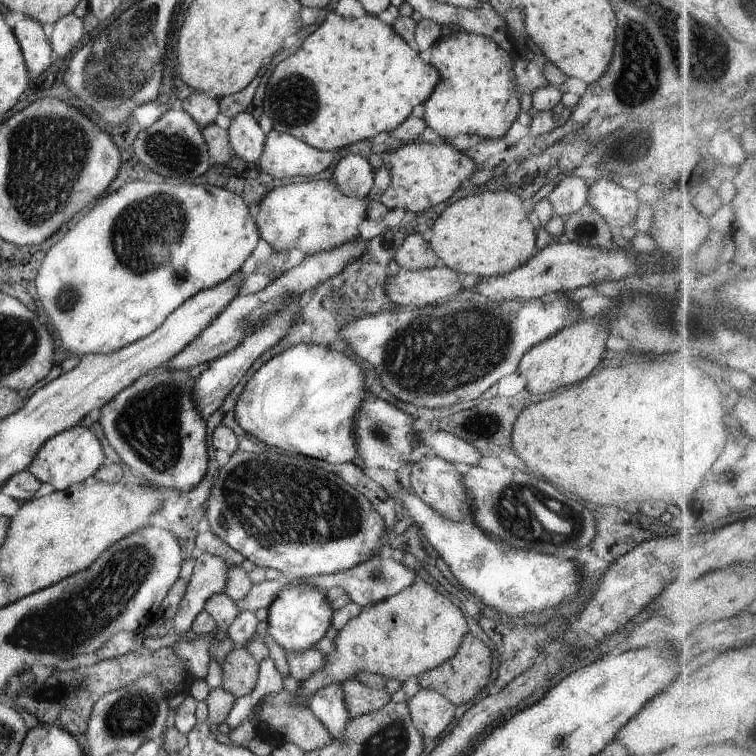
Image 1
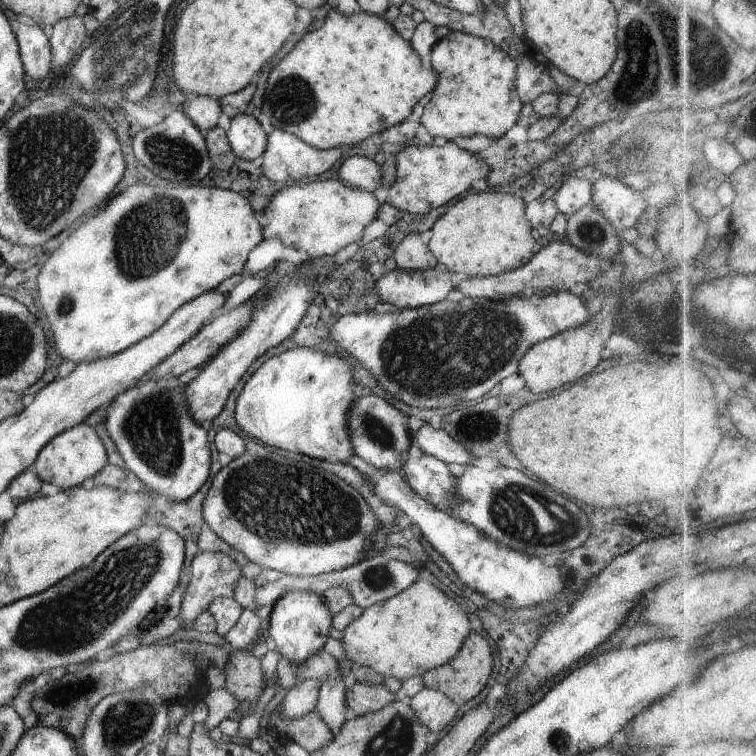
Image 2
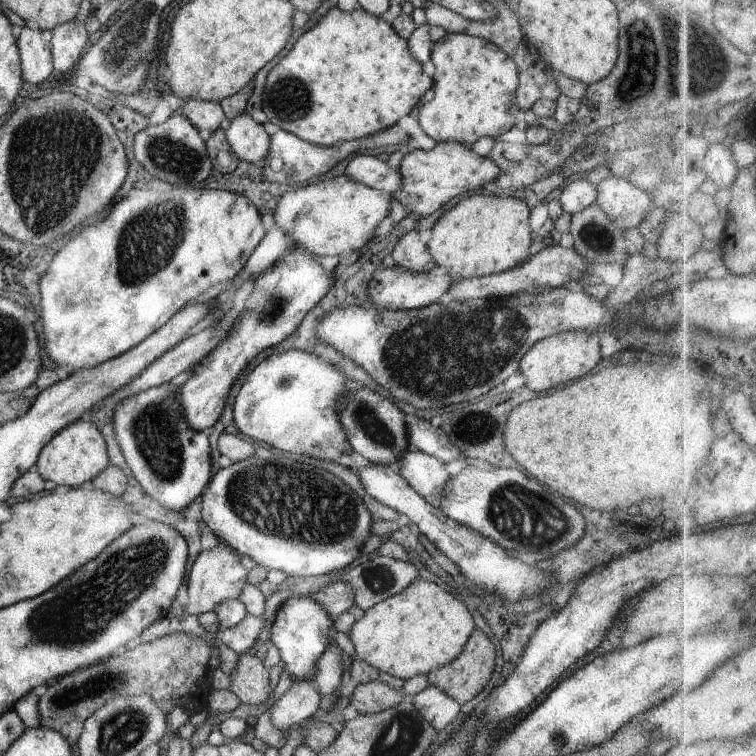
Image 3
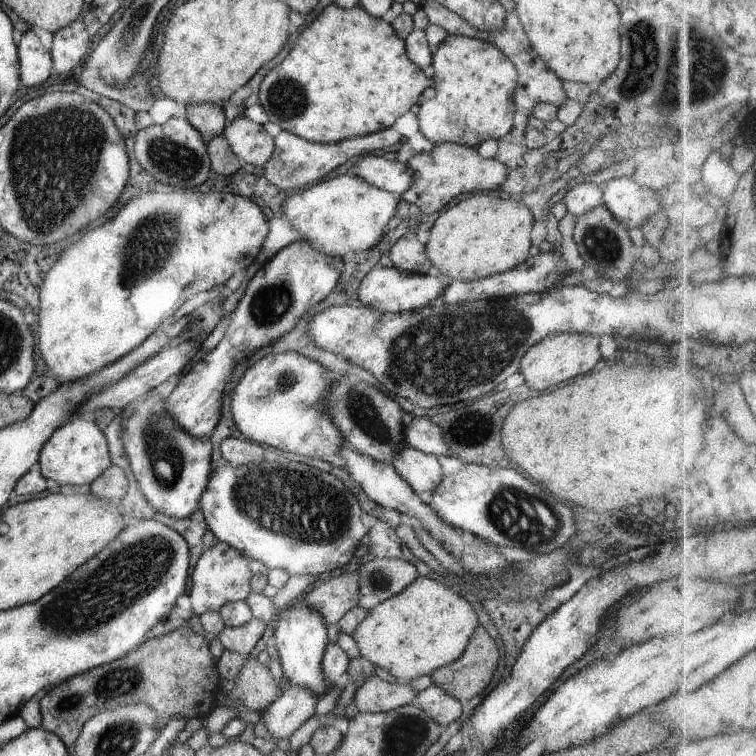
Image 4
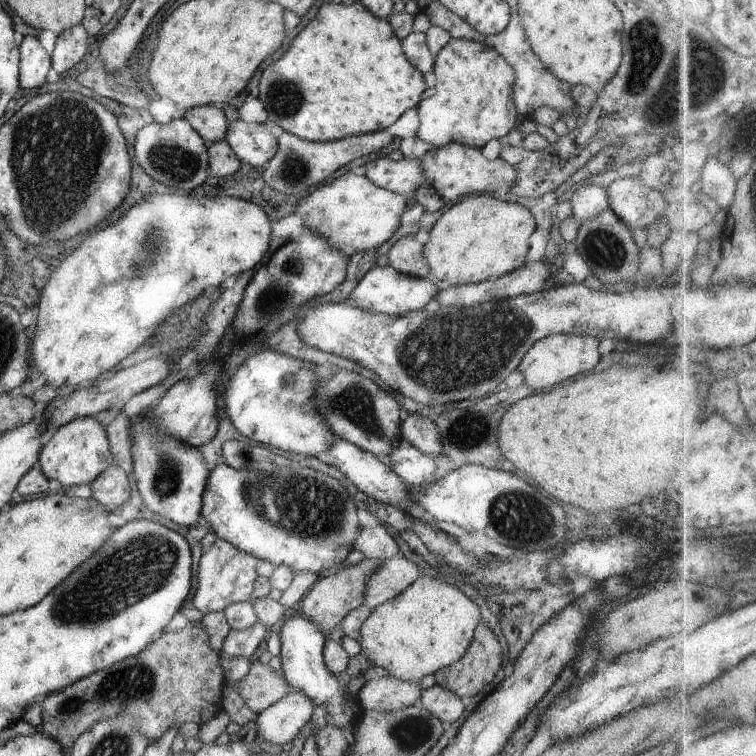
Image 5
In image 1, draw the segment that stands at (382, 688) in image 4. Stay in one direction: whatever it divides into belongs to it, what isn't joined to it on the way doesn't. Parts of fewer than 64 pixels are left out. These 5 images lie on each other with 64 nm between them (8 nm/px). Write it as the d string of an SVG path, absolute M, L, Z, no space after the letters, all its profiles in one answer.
M358 679L342 682L345 706L350 718L360 717L383 708L391 702L386 689L373 690Z

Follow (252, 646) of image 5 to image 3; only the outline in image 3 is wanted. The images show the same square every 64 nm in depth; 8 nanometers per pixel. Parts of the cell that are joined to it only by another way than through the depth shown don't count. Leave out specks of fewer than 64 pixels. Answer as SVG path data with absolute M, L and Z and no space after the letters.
M246 614L244 620L240 620L236 626L228 628L228 630L218 630L214 634L202 630L202 638L205 641L212 641L212 638L224 642L228 648L232 648L238 655L246 654L252 650L252 646L258 640L258 634L264 628L264 618L254 616L253 614Z

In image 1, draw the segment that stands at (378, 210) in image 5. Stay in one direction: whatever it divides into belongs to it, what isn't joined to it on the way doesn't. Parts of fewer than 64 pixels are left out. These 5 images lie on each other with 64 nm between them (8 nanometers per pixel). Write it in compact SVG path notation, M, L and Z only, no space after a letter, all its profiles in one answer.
M332 179L292 183L272 188L258 202L259 212L255 223L260 238L268 242L276 252L298 248L308 256L356 240L360 236L360 222L367 219L368 201L366 197L342 194Z

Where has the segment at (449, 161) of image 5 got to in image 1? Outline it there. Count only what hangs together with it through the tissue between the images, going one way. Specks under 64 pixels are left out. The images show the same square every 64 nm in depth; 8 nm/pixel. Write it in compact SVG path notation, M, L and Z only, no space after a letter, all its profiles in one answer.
M420 140L406 143L382 155L385 159L383 166L390 173L391 183L382 194L380 202L392 210L404 208L406 211L422 213L430 206L448 200L460 189L464 180L468 180L477 172L472 158L448 143L438 145Z

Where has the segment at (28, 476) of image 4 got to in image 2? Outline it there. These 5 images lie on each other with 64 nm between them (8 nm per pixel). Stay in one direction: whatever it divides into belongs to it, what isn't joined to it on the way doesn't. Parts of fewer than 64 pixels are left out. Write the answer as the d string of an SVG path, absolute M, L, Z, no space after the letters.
M83 421L52 438L40 450L30 469L22 475L16 476L6 491L12 499L26 501L40 492L43 482L52 483L60 487L61 490L89 484L107 464L107 451L102 440L98 437L95 428L88 426Z

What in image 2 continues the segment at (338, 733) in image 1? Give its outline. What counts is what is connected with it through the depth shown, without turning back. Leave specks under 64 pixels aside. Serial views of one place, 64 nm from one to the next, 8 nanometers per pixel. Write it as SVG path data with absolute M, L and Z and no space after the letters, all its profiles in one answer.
M322 650L312 656L304 665L292 665L296 671L297 680L316 680L320 690L318 702L314 711L326 722L326 726L336 734L340 732L345 718L345 692L342 671L338 660Z

